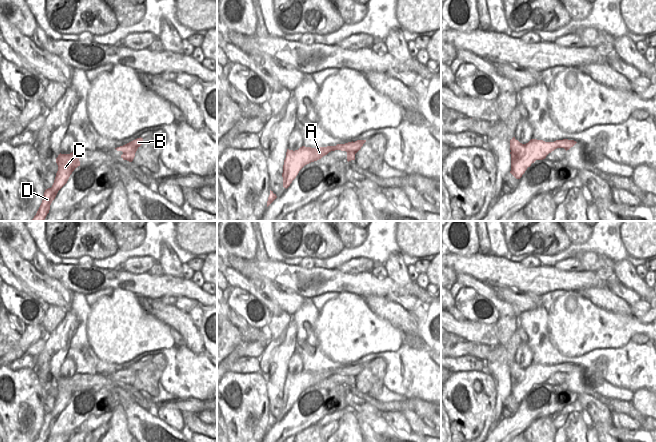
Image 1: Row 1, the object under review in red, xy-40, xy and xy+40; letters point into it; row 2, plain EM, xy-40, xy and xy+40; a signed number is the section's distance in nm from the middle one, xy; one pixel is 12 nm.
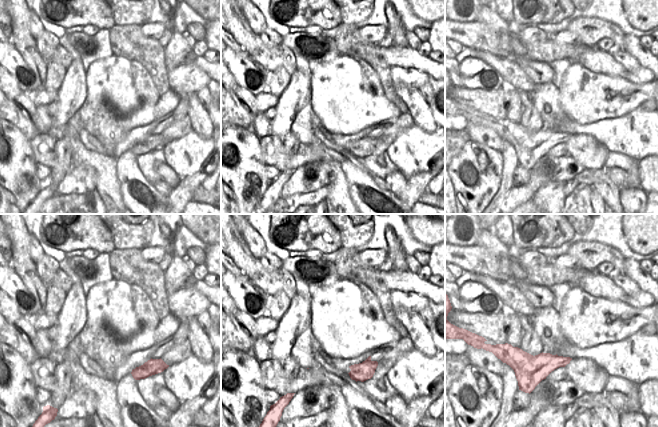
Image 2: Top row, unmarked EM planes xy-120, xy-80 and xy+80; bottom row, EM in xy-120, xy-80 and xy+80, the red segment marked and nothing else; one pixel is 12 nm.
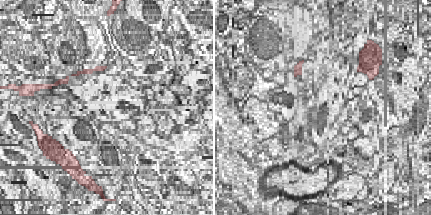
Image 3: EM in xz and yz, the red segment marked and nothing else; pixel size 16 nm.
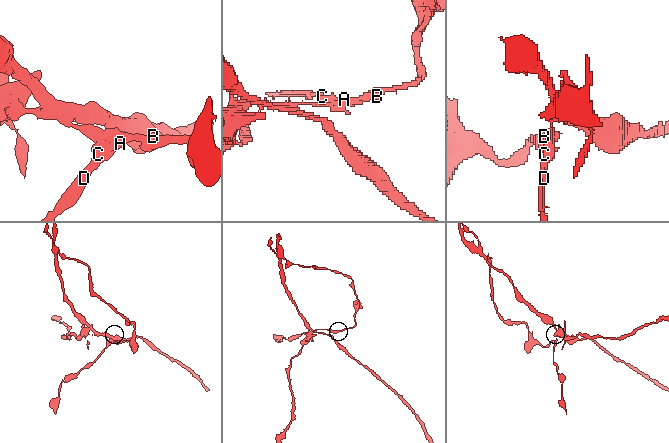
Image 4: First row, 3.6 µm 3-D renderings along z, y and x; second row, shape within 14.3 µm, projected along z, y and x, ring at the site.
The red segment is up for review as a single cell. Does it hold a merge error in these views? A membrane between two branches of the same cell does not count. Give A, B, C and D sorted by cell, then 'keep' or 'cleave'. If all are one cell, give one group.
A C D / B; cleave

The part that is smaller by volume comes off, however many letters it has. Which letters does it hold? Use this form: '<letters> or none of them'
B

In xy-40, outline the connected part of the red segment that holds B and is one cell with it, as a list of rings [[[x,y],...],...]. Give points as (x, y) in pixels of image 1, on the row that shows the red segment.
[[[137,138],[123,146],[117,147],[115,148],[117,151],[122,151],[123,154],[121,155],[121,158],[123,160],[127,160],[129,162],[132,162],[134,157],[135,157],[135,153],[137,151],[137,149],[143,144],[143,138]]]

